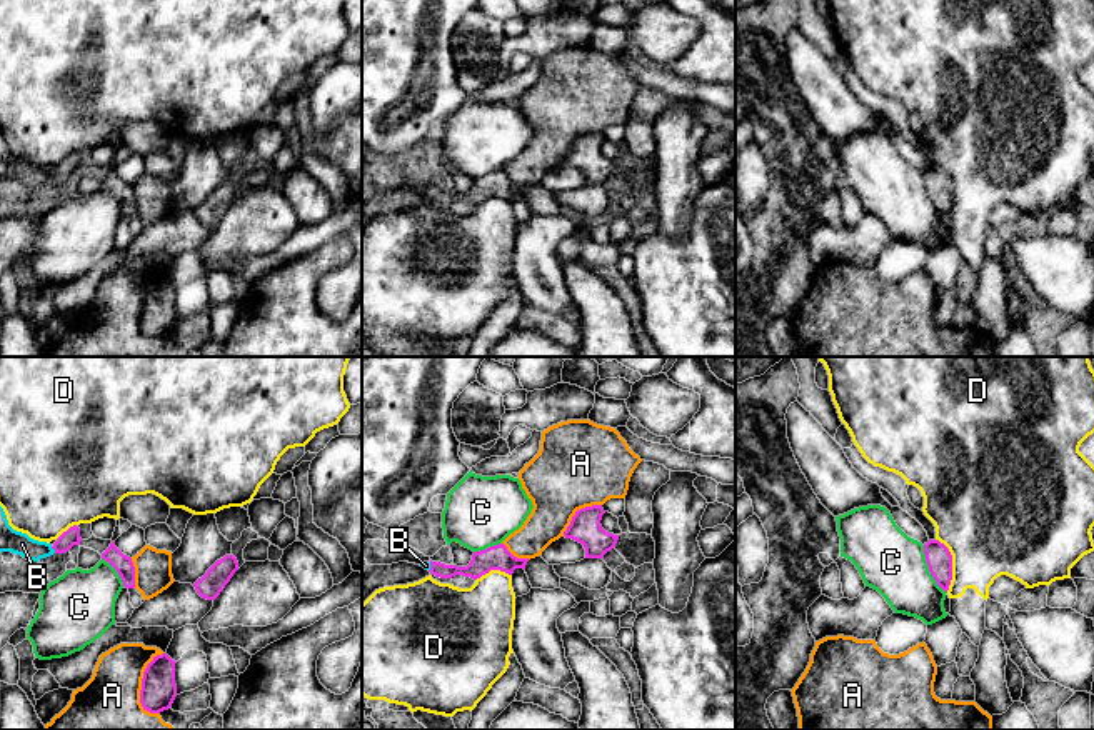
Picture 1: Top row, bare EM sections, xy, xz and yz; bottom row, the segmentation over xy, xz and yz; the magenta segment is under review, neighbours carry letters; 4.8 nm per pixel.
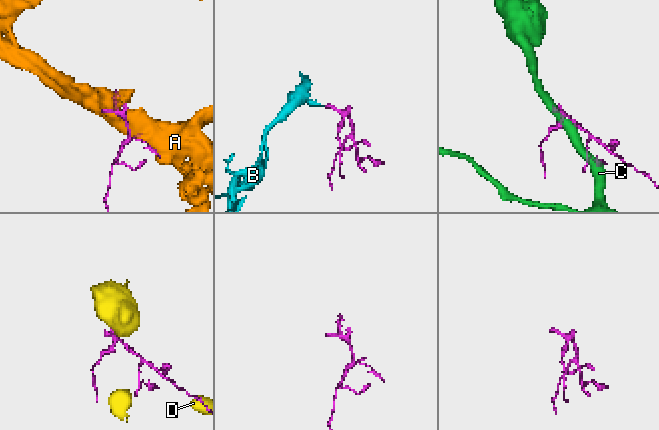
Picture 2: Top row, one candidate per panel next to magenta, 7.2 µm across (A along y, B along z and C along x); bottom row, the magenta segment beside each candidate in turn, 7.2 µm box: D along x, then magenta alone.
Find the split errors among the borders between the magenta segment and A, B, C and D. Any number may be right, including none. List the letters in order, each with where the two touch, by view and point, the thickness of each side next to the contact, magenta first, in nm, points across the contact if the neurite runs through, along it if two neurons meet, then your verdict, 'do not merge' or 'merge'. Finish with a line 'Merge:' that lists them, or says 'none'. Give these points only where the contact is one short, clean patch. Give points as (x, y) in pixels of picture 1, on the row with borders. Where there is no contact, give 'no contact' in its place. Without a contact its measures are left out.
A: contact xy (142, 682); calibres 170 and 380 nm; do not merge
B: contact xy (54, 549); calibres 80 and 110 nm; way xy (72, 535), (54, 549), (29, 549), (10, 540); merge
C: contact yz (929, 569); calibres 130 and 300 nm; border yz (923, 545), (928, 570), (946, 592); do not merge
D: contact yz (951, 564); calibres 130 and 440 nm; do not merge
Merge: B

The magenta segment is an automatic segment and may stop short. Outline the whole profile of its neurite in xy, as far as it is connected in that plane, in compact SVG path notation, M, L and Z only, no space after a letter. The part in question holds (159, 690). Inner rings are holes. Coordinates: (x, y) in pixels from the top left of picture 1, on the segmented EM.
M167 653L153 657L142 678L140 703L150 713L168 710L177 697L175 660Z

